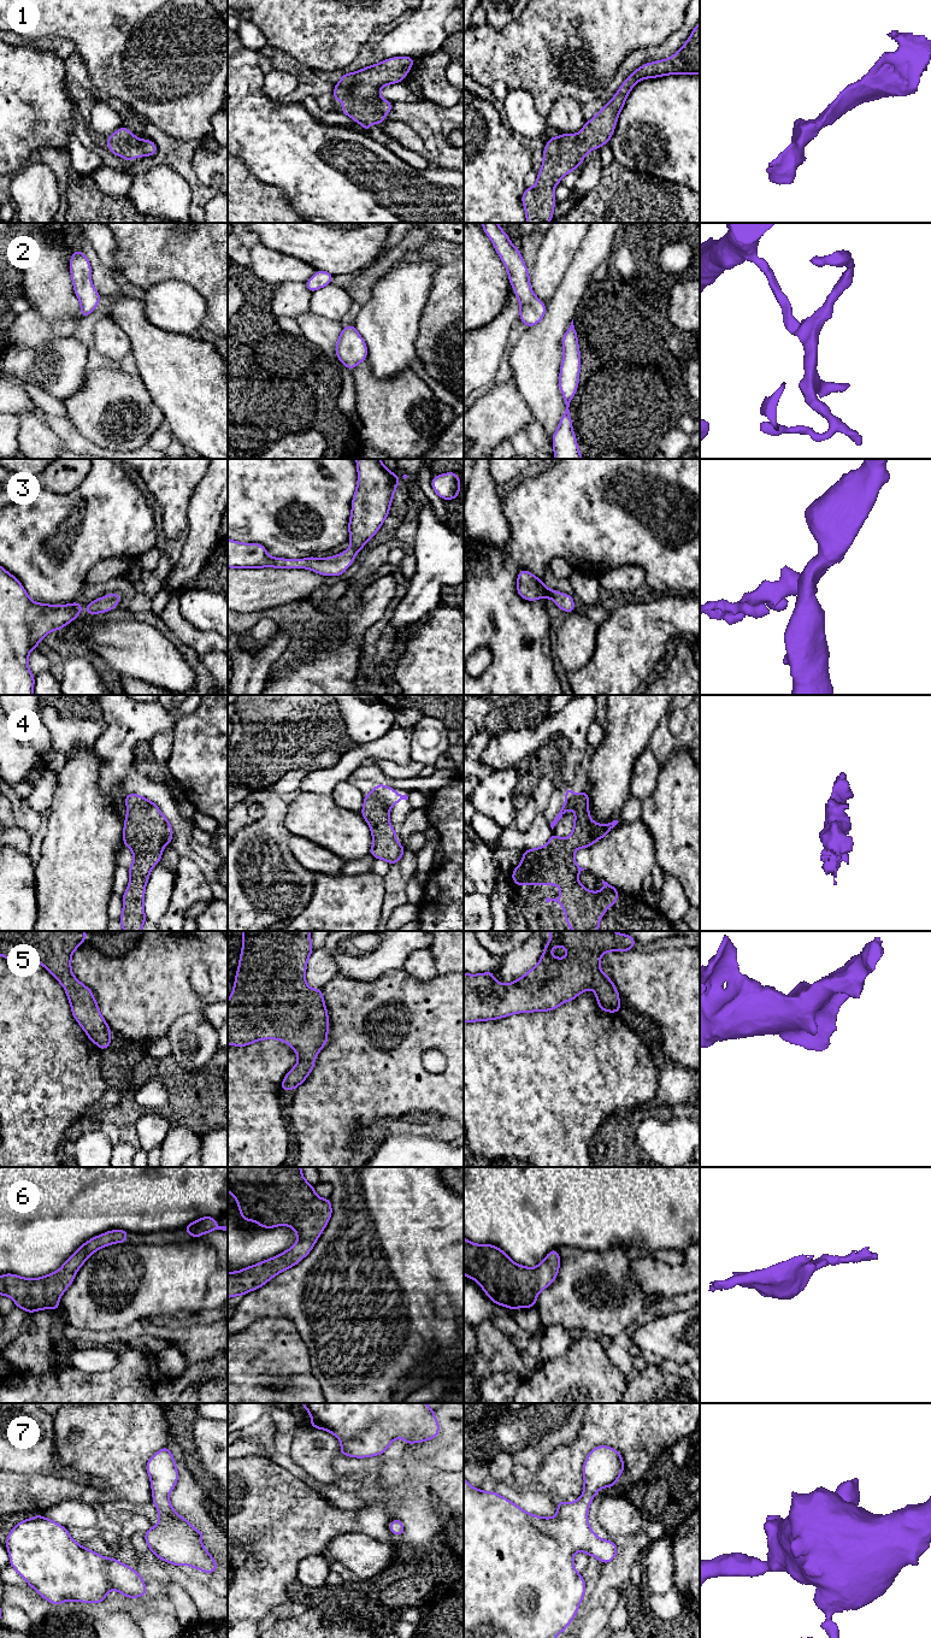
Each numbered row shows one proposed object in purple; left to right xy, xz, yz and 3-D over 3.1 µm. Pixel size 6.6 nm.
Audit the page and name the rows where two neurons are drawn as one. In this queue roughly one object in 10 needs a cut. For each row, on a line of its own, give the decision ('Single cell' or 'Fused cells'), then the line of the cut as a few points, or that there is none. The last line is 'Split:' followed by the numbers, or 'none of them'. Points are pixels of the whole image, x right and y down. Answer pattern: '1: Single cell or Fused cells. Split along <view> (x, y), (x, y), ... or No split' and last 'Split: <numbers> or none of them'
1: Single cell. No split
2: Single cell. No split
3: Single cell. No split
4: Single cell. No split
5: Single cell. No split
6: Single cell. No split
7: Single cell. No split
Split: none of them

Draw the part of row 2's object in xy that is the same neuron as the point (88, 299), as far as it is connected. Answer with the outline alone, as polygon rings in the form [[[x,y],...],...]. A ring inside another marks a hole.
[[[79,249],[72,253],[69,266],[75,294],[81,305],[81,318],[84,318],[95,311],[101,295],[93,287],[89,259]]]

